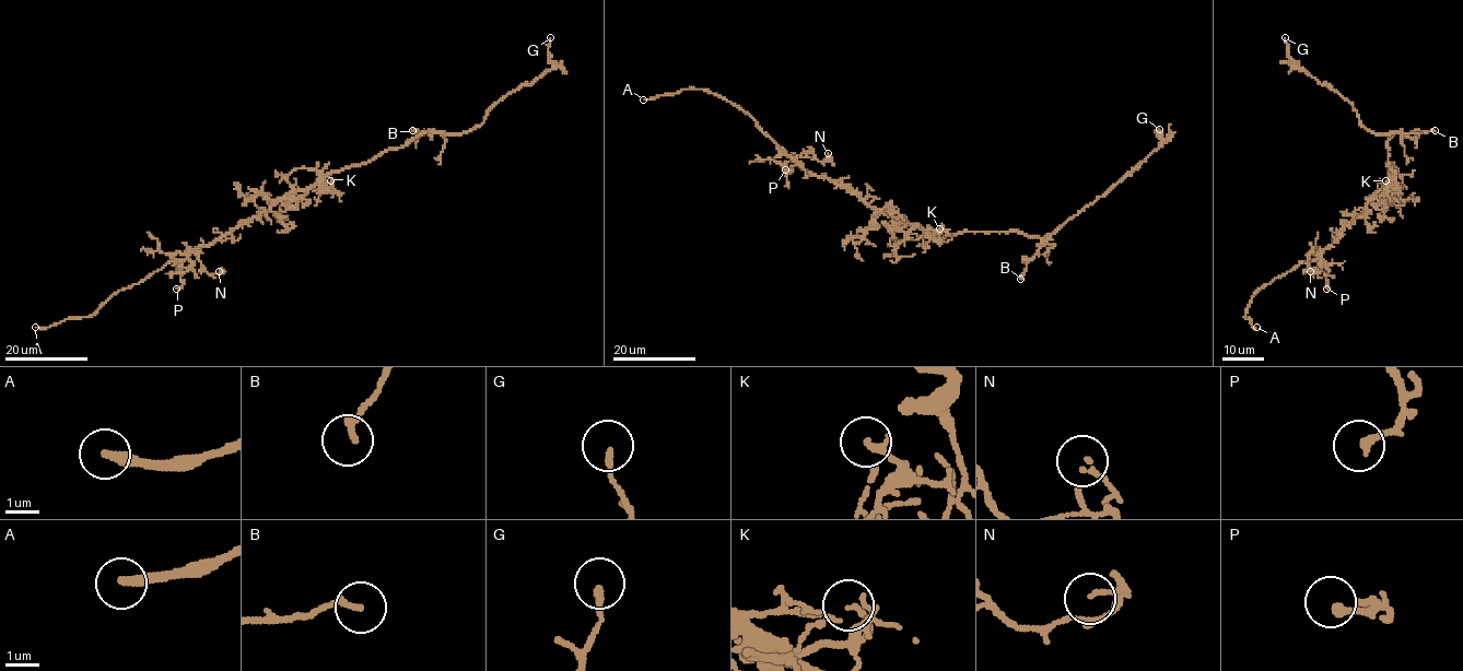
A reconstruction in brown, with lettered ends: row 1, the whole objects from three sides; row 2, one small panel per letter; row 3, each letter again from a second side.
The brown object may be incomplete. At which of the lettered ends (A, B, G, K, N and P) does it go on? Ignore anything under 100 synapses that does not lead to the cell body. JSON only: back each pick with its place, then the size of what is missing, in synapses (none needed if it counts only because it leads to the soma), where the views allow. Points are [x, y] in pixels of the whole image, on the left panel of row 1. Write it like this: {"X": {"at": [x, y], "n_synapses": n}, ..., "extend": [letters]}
{"A": {"at": [35, 327]}, "extend": ["A"]}

